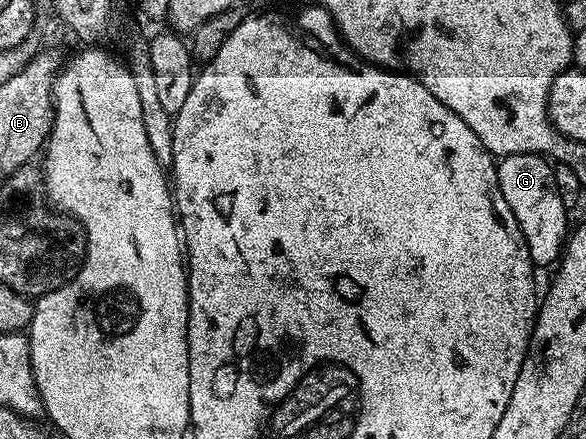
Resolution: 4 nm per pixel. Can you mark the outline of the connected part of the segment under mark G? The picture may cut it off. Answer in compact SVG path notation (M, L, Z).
M519 153L502 157L496 166L496 174L502 199L510 203L510 211L514 211L518 227L522 227L522 235L526 239L526 247L530 251L533 266L555 266L570 236L570 224L568 225L570 210L562 203L562 195L558 195L556 175L549 158L538 153Z

